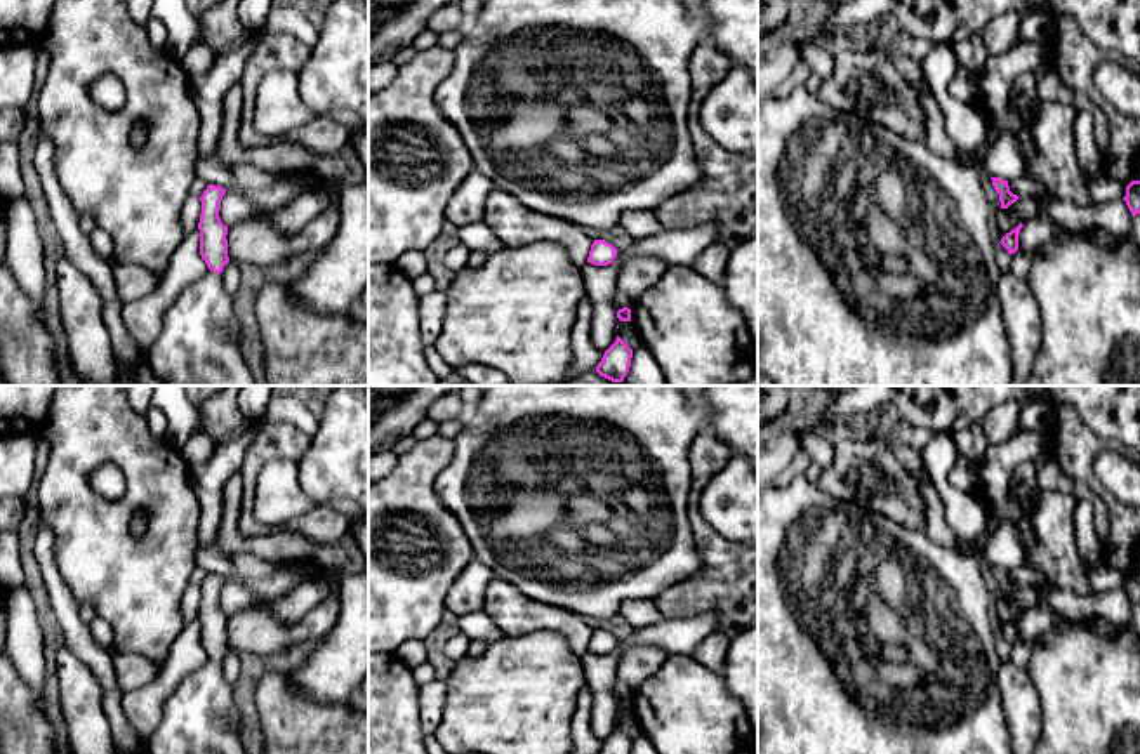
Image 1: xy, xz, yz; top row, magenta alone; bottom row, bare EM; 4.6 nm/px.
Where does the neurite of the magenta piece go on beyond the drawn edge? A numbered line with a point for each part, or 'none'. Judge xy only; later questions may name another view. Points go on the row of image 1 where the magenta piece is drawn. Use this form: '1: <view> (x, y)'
1: xy (198, 346)

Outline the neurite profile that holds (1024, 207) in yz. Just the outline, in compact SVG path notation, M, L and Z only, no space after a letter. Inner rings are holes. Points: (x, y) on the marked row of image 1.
M1018 196L1018 200L1008 208L999 208L998 228L1001 238L1011 229L1015 229L1020 222L1027 222L1034 214L1037 214L1036 196Z

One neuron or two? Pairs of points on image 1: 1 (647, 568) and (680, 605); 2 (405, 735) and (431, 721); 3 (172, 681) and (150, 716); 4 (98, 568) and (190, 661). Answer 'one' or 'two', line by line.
1: two
2: two
3: one
4: two

